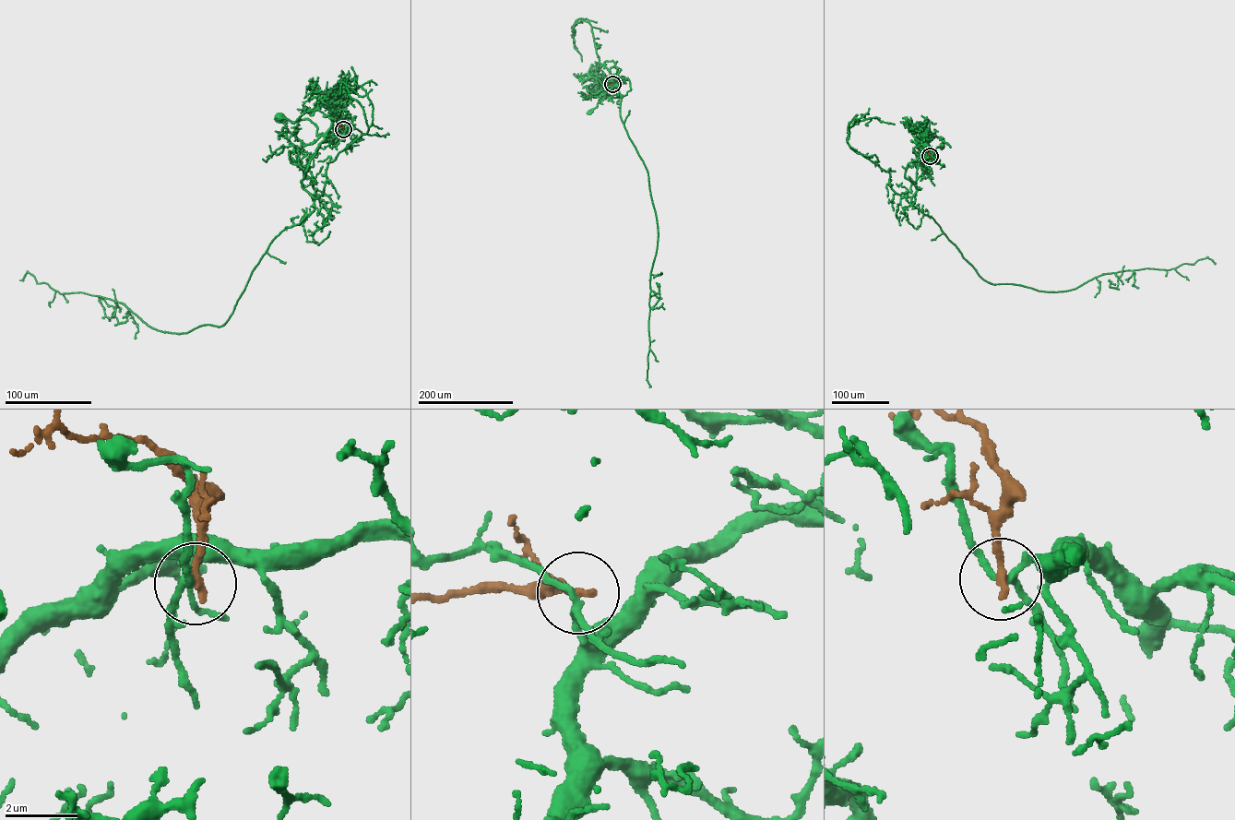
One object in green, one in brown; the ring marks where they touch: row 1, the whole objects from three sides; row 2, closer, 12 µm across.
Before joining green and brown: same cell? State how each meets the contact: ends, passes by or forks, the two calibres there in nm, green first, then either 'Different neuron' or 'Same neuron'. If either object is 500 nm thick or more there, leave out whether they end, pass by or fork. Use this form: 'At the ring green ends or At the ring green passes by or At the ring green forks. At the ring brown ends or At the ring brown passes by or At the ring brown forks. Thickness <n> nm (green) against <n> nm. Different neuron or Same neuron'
At the ring green forks. At the ring brown ends. Thickness 160 nm (green) against 200 nm. Different neuron

